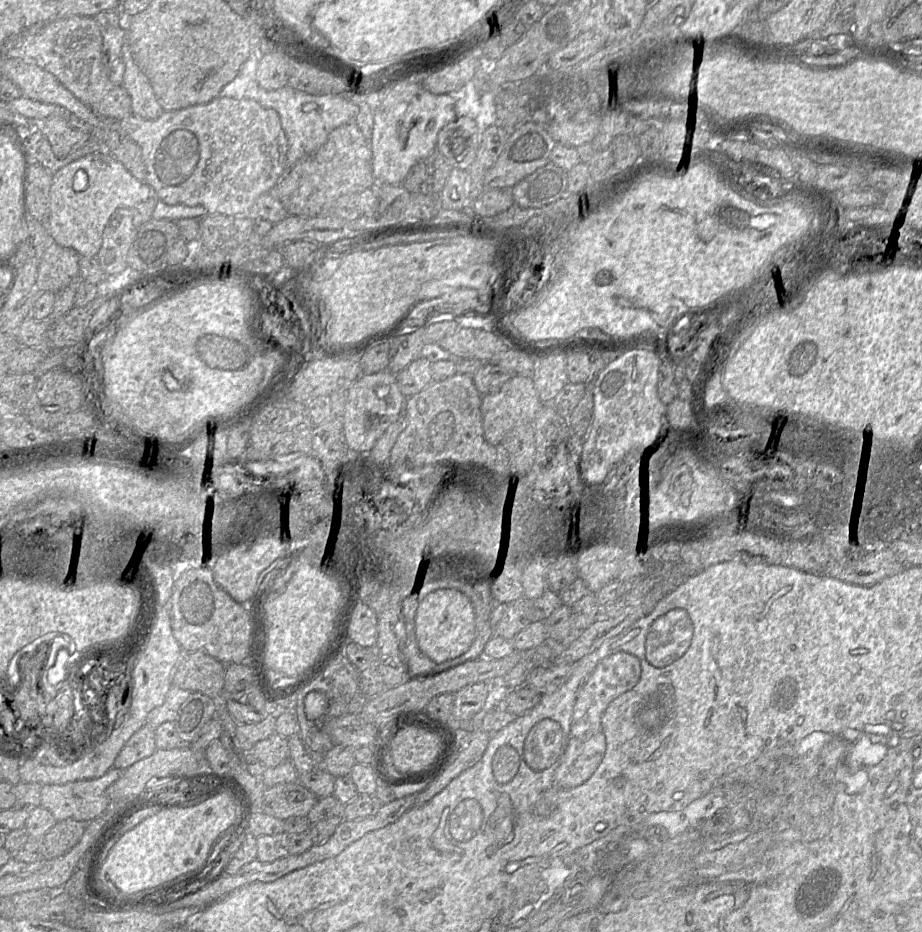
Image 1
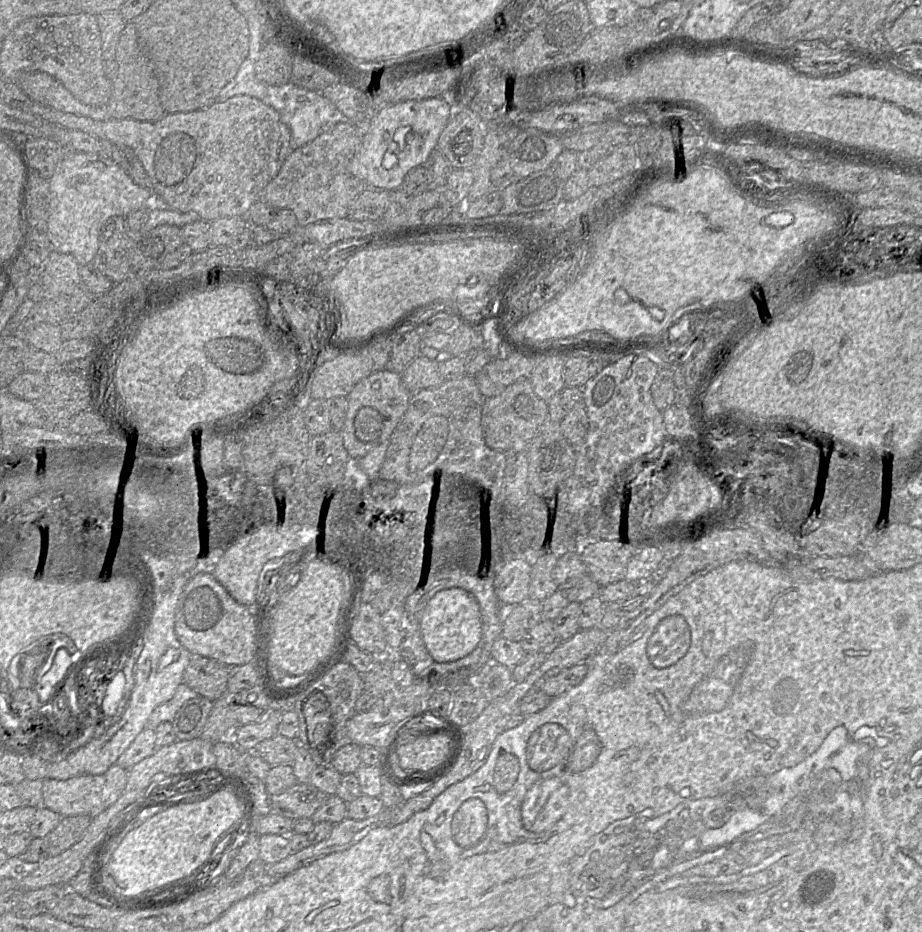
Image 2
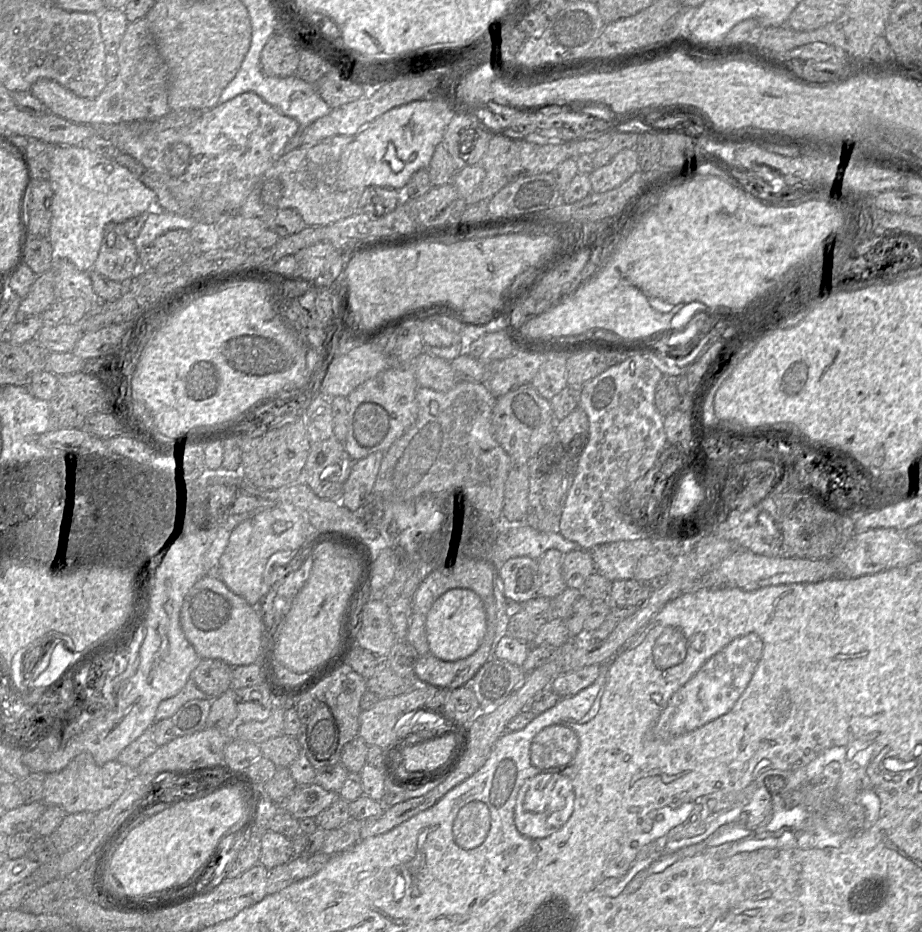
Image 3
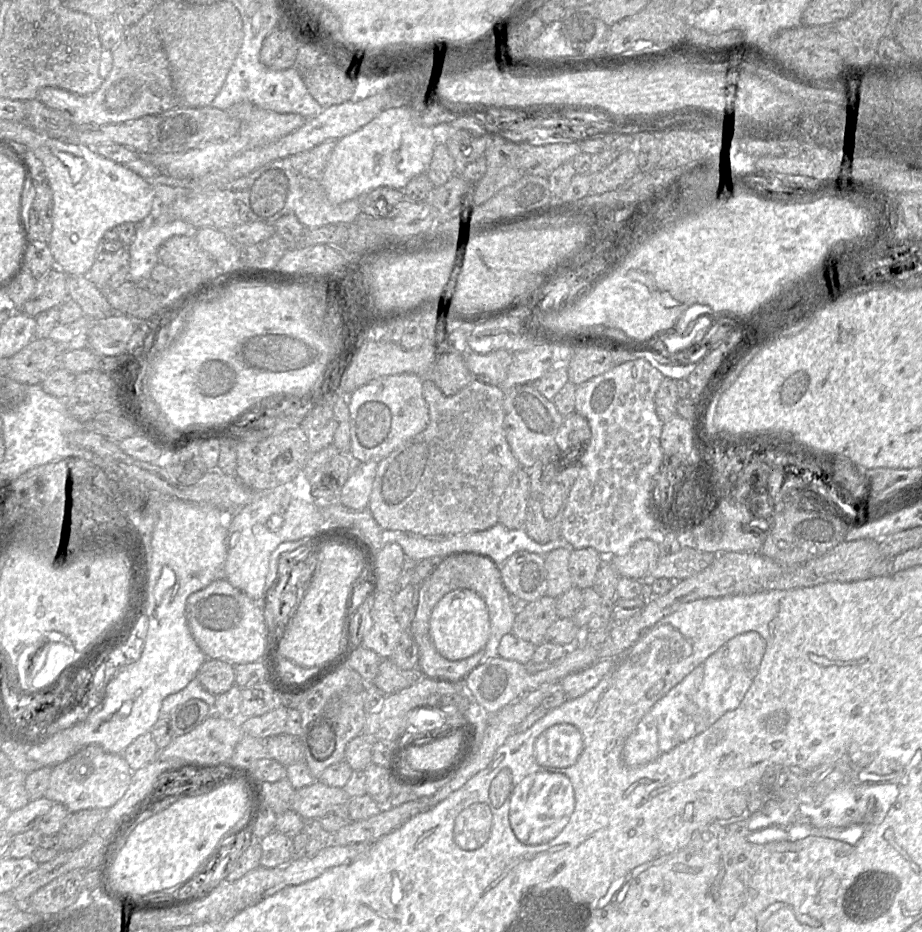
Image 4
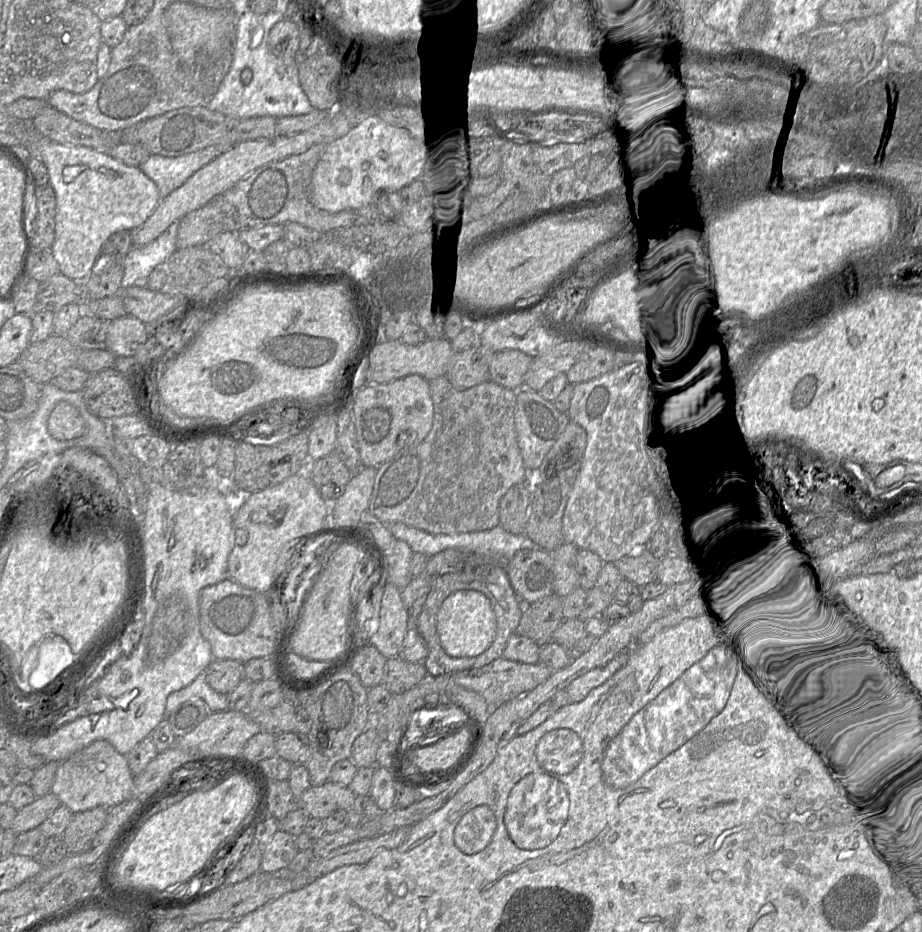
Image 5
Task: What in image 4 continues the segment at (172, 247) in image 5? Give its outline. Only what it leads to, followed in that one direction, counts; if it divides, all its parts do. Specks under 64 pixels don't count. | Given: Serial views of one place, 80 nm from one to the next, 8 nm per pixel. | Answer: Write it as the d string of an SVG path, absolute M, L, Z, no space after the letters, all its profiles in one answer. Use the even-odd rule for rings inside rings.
M151 214L141 223L137 223L134 241L128 247L130 255L128 281L133 283L147 281L154 267L160 262L159 248L171 237L194 235L195 230L192 225L180 219L156 225Z

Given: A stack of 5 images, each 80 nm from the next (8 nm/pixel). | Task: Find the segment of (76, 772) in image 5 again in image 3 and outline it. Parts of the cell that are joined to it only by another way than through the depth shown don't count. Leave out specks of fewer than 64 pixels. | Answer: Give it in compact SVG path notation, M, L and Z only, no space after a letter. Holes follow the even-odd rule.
M82 752L61 771L46 774L42 802L47 806L58 806L67 814L98 813L109 807L122 795L131 775L132 772L118 760L99 765L89 752Z

